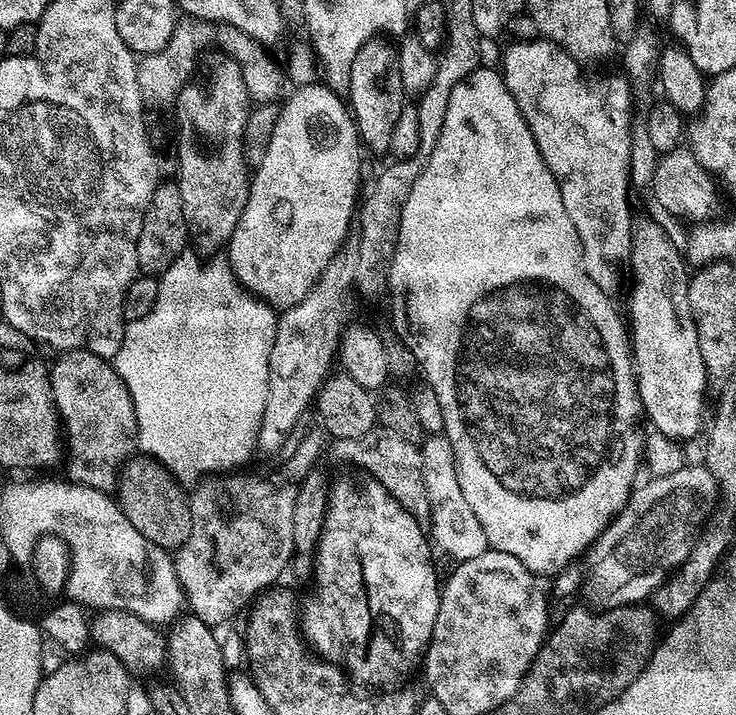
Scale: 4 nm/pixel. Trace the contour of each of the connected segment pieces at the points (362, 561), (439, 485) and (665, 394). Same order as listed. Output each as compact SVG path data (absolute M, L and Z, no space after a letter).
M360 478L364 480L342 480L339 483L333 483L331 485L331 492L328 495L328 508L325 514L324 529L321 531L320 544L317 546L316 552L316 566L314 575L314 585L316 584L316 597L313 598L309 604L305 603L302 608L302 631L305 639L308 641L309 645L315 651L319 652L324 659L329 660L331 664L338 664L345 672L348 673L349 677L357 685L360 684L384 684L380 686L396 686L401 683L400 680L403 676L408 676L412 671L417 671L418 665L421 663L422 657L428 650L428 644L432 640L432 635L434 634L434 622L438 618L438 606L440 605L440 594L442 591L441 581L438 579L436 581L436 568L432 565L432 552L433 549L430 547L429 537L426 535L425 529L418 526L418 522L414 522L414 518L410 518L410 514L406 514L406 510L402 510L402 506L398 506L398 502L394 502L394 498L390 498L390 494L383 486L380 485L376 480L371 478Z
M432 434L425 439L420 448L422 454L422 478L426 482L426 494L430 498L432 511L431 539L435 547L453 556L459 562L478 558L478 554L489 551L488 539L482 530L482 522L474 518L474 510L470 510L470 502L462 495L462 486L458 486L456 459L448 437L443 434Z
M683 255L681 256L636 256L635 262L633 262L630 265L630 272L633 277L636 275L636 289L634 289L632 292L632 324L630 320L630 343L632 346L632 359L634 361L634 371L636 373L636 391L640 393L640 407L642 409L643 415L645 417L648 415L649 418L652 419L651 427L655 429L655 431L661 432L662 434L666 434L669 437L669 439L675 442L684 442L682 440L692 440L695 438L696 435L699 434L700 427L702 427L701 428L701 432L702 432L702 429L705 427L706 424L706 416L704 420L704 395L706 395L708 392L708 385L710 385L710 379L708 377L707 368L703 364L702 353L698 346L698 330L695 328L695 319L694 317L692 317L691 314L690 302L687 301L687 290L688 290L690 272L689 269L686 267L685 257Z

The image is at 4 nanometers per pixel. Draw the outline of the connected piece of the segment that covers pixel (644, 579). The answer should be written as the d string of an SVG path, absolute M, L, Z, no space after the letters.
M689 463L675 474L666 474L645 479L645 484L633 487L628 503L613 518L611 524L596 537L587 549L588 564L584 568L583 595L588 595L587 603L596 610L621 608L627 604L647 601L657 586L676 569L690 554L701 532L711 521L720 500L720 484L710 474L703 463Z

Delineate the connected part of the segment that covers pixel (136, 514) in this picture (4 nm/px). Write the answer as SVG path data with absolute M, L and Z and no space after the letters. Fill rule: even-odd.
M133 458L124 465L124 471L118 478L118 503L120 509L126 514L126 518L130 518L130 523L134 525L134 530L138 530L138 534L142 534L142 538L150 538L150 542L154 542L154 546L159 548L167 548L169 550L177 550L182 547L187 540L191 538L191 506L189 497L186 495L185 489L177 484L171 475L167 476L162 484L162 480L156 480L154 472L150 472L150 462L145 459ZM183 496L178 502L176 498Z

